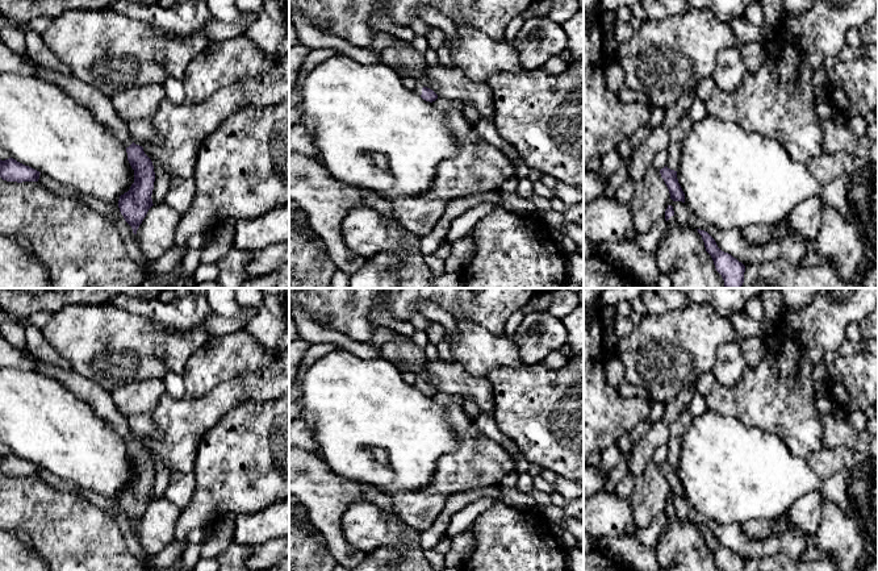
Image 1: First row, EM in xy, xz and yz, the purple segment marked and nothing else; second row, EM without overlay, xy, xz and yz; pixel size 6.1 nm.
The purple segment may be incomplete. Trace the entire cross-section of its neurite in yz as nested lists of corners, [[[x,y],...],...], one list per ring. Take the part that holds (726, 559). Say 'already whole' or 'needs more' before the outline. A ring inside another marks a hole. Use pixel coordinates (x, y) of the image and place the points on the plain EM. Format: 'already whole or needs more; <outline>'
already whole; [[[697,524],[702,530],[706,546],[711,550],[716,566],[722,571],[744,571],[745,560],[731,549],[722,546],[715,534],[705,525]]]

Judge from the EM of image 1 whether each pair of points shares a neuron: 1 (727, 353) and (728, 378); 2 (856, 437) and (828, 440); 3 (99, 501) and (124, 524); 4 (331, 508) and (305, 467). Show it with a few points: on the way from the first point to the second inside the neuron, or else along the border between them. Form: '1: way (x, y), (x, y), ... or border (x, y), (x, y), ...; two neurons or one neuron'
1: way (730, 359), (728, 371); one neuron
2: way (849, 437), (835, 437); one neuron
3: way (107, 504), (111, 504), (120, 516); one neuron
4: way (326, 497), (308, 478); one neuron

